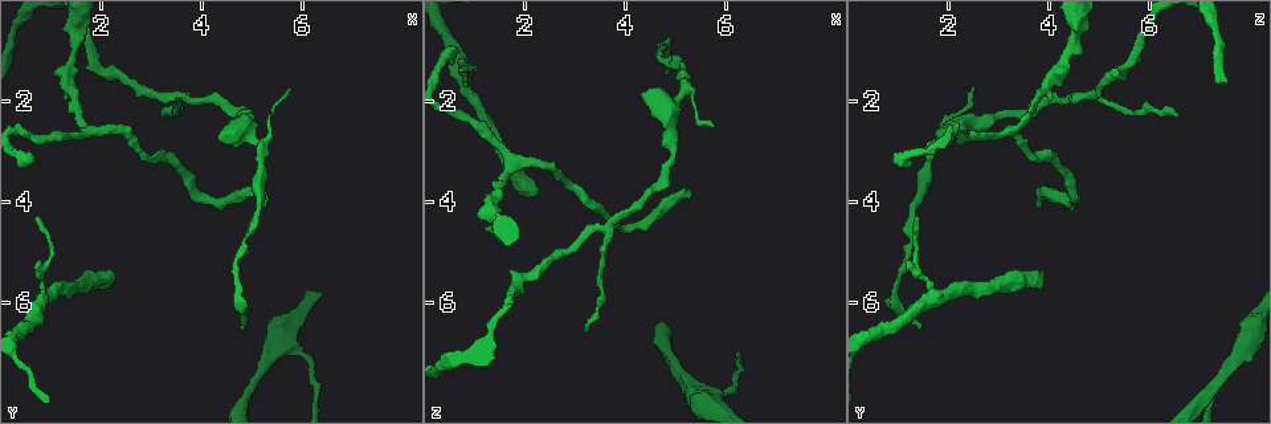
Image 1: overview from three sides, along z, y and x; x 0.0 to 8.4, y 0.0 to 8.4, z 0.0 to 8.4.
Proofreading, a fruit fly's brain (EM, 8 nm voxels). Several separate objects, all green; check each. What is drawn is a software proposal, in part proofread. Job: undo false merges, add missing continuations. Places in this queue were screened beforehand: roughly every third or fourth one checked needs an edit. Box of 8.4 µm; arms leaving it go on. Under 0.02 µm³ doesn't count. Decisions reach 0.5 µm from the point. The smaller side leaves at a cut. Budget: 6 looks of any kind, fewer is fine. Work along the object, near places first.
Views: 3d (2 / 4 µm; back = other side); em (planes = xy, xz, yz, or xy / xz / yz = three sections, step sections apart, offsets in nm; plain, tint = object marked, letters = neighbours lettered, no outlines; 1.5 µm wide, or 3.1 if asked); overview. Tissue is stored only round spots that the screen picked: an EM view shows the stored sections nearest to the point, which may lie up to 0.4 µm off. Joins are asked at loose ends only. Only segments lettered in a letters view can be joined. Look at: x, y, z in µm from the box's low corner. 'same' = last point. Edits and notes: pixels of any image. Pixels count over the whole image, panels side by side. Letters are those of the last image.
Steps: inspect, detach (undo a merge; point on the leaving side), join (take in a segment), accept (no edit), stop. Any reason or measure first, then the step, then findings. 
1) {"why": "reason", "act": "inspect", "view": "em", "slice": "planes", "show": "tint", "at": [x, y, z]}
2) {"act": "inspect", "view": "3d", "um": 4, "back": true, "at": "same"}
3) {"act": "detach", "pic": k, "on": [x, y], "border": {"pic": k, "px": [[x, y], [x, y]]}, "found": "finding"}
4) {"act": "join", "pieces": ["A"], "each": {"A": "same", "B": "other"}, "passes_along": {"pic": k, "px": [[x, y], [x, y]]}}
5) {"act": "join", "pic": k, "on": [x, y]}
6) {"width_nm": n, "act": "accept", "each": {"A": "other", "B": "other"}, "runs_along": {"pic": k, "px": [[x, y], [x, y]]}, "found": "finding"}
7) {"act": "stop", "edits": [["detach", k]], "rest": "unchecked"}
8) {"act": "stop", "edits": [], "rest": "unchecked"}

{"why": "branch stops here", "act": "inspect", "view": "3d", "um": 2, "back": true, "at": [2.30, 5.55, 3.90]}

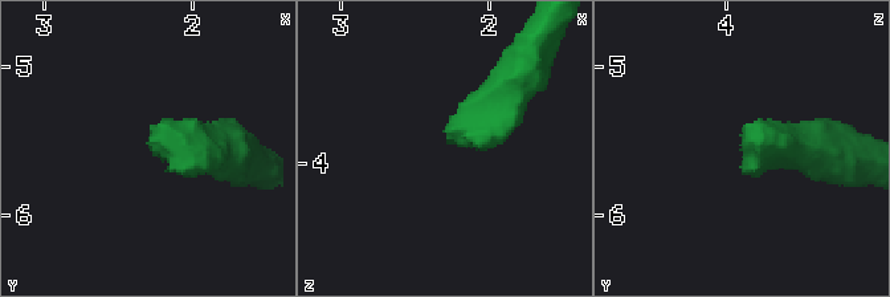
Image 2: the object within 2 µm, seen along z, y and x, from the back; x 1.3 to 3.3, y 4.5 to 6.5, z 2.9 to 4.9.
{"why": "now the EM", "act": "inspect", "view": "em", "slice": "xy", "step": 8, "show": "tint", "at": [2.28, 5.48, 3.86]}

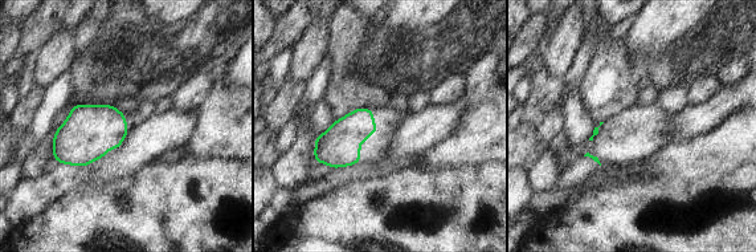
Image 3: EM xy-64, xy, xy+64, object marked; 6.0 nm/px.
{"act": "inspect", "view": "em", "slice": "planes", "show": "letters", "at": "same"}

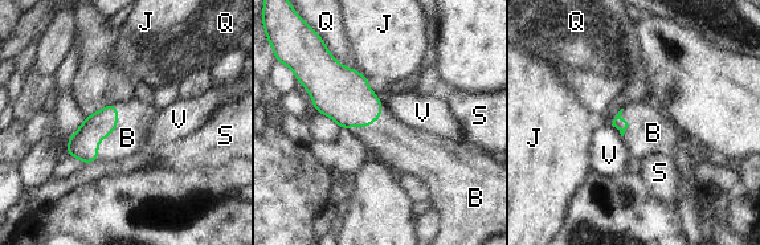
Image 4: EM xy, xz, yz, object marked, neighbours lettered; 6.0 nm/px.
{"act": "join", "pieces": ["B"], "each": {"B": "same", "J": "other", "Q": "other", "S": "other", "V": "other"}, "passes_along": {"pic": 4, "px": [[84, 143], [111, 133], [127, 138]]}, "found": "the neuron continues"}

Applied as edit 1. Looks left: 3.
{"why": "end of a long branch", "act": "inspect", "view": "em", "slice": "planes", "show": "letters", "at": [5.25, 4.10, 3.70]}

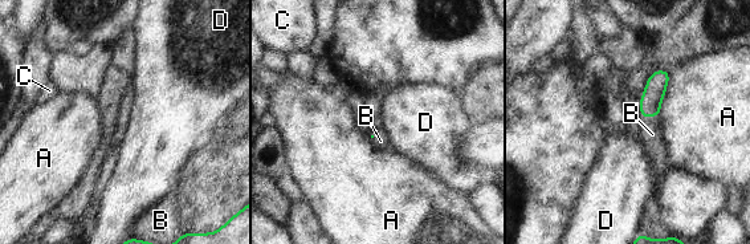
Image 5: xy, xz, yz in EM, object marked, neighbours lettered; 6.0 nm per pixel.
{"longest_contact_nm": ["A", 300], "act": "join", "pieces": ["B"], "each": {"A": "other", "B": "same", "C": "other", "D": "other"}, "found": "it goes on there"}

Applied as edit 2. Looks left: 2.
{"act": "stop", "edits": [["join", 4], ["join", 5]], "rest": "unchecked"}

